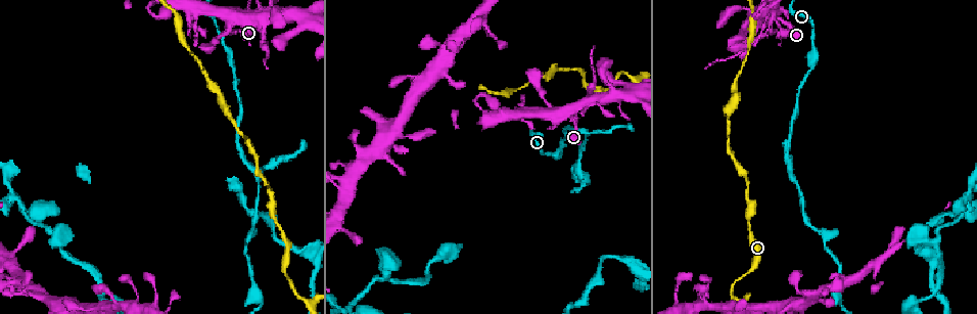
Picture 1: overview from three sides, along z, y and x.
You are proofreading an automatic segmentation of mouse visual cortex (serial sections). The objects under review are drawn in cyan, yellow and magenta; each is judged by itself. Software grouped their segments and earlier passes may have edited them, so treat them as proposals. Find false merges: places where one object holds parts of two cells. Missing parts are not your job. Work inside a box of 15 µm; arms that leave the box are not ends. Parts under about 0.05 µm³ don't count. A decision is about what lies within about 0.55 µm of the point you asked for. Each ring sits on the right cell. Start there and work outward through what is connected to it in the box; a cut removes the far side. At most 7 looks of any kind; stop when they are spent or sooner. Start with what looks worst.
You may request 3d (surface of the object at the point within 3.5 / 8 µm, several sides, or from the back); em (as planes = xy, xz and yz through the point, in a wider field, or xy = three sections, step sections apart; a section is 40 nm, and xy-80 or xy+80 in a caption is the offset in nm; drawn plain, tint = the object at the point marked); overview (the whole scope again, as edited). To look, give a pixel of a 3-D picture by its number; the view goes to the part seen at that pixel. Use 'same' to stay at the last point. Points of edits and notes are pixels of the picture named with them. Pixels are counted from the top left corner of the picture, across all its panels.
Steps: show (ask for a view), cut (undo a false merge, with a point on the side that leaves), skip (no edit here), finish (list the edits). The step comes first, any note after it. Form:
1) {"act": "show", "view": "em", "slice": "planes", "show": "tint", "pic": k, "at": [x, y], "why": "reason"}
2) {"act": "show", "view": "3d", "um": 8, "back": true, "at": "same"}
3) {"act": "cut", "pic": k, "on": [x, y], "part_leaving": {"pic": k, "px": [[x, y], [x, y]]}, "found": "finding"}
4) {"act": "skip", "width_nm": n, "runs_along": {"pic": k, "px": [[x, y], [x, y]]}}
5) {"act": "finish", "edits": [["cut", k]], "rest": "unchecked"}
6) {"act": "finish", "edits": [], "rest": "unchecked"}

{"act": "show", "view": "3d", "um": 3.5, "back": true, "pic": 1, "at": [819, 232], "why": "branch point"}

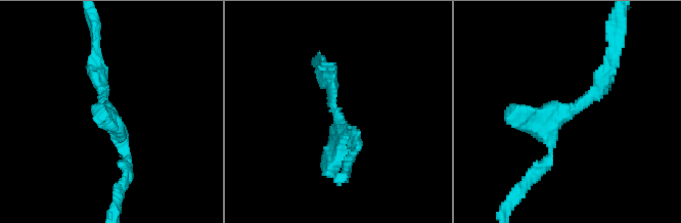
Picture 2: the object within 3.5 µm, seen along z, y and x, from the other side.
{"act": "show", "view": "em", "slice": "planes", "show": "tint", "pic": 2, "at": [336, 119]}

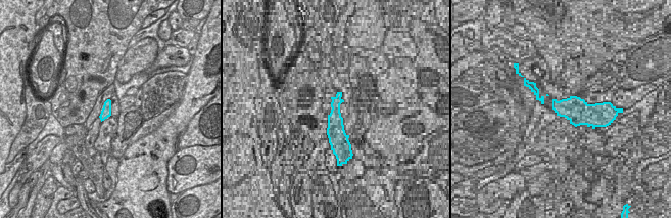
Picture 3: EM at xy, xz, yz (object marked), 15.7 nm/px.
{"act": "show", "view": "em", "slice": "xy", "step": 1, "show": "tint", "at": "same"}

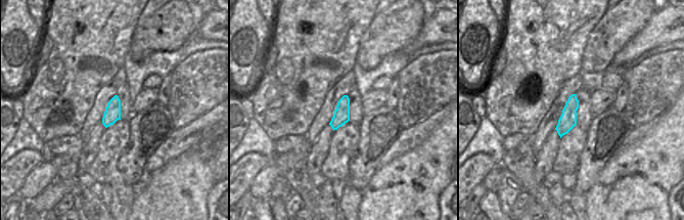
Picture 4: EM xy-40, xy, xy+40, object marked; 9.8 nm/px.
{"act": "skip", "runs_along": {"pic": 2, "px": [[96, 72], [128, 169]]}, "found": "continuous, no second cell"}

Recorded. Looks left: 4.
{"act": "show", "view": "3d", "um": 8, "pic": 1, "at": [634, 82], "why": "branch point"}

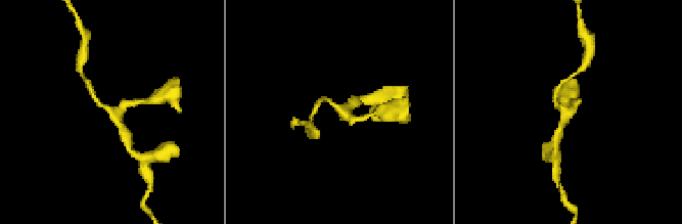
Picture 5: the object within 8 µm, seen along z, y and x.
{"act": "show", "view": "em", "slice": "planes", "show": "tint", "pic": 5, "at": [566, 115], "arms": 3, "arm_widths_nm": [150, 200, 200]}

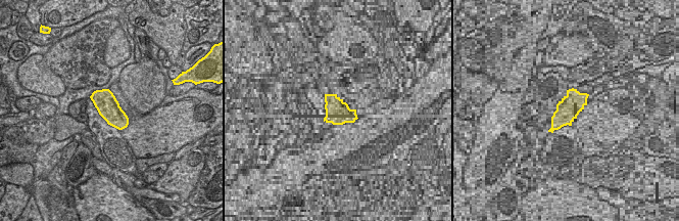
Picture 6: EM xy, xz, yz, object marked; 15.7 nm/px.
{"act": "skip", "runs_along": {"pic": 5, "px": [[322, 98], [349, 119], [361, 116]]}, "found": "continuous, no second cell"}

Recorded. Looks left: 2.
{"act": "show", "view": "3d", "um": 3.5, "pic": 1, "at": [608, 131], "why": "calibre changes"}

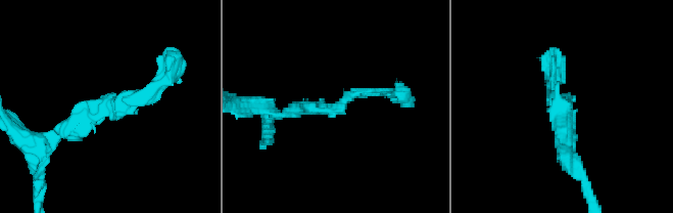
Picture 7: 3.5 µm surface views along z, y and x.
{"act": "show", "view": "em", "slice": "xy", "step": 3, "show": "tint", "pic": 7, "at": [110, 107]}

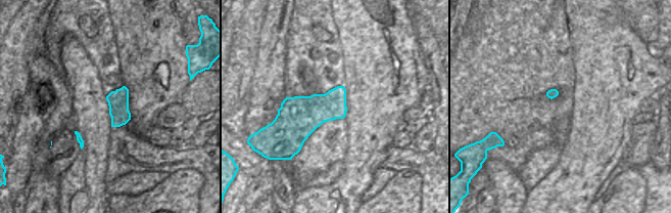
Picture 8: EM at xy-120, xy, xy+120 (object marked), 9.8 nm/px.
{"act": "skip", "runs_along": {"pic": 7, "px": [[52, 136], [146, 102], [167, 77]]}, "found": "continuous, no second cell"}

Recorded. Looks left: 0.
{"act": "finish", "edits": [], "rest": "unchecked"}

